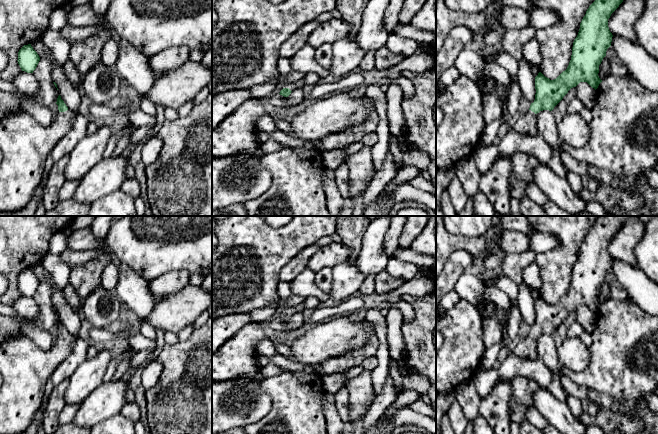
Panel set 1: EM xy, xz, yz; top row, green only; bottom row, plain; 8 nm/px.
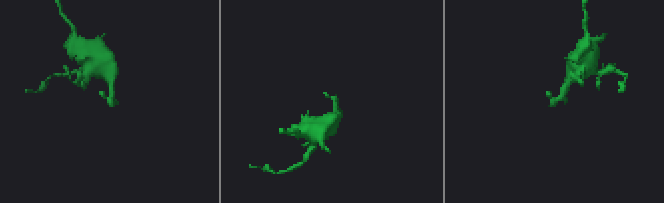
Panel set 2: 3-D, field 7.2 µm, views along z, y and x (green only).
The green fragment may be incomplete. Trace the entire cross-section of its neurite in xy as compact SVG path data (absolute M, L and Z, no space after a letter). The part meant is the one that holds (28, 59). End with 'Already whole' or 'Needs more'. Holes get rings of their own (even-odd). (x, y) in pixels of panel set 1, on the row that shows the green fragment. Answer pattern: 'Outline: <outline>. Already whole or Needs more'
Outline: M28 44L19 50L17 61L22 71L33 73L40 61L40 57L31 44Z. Already whole

